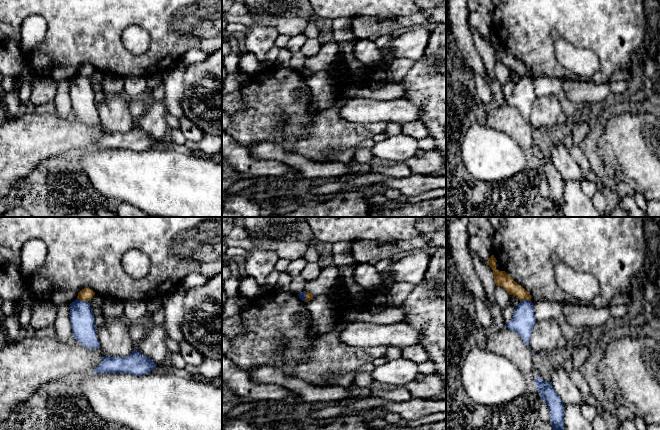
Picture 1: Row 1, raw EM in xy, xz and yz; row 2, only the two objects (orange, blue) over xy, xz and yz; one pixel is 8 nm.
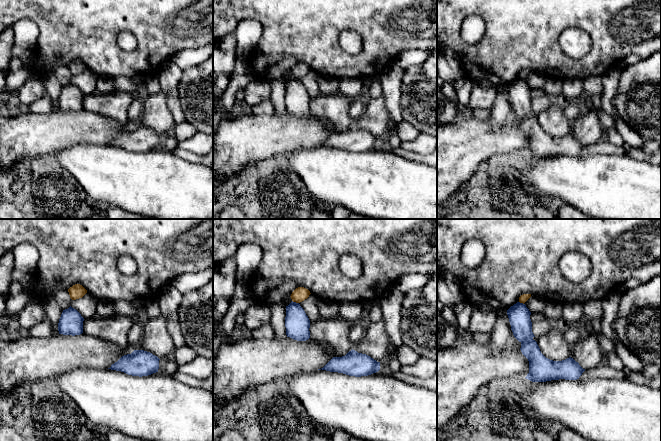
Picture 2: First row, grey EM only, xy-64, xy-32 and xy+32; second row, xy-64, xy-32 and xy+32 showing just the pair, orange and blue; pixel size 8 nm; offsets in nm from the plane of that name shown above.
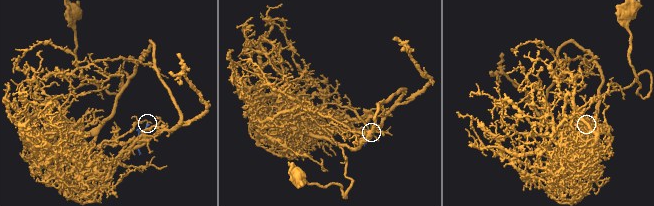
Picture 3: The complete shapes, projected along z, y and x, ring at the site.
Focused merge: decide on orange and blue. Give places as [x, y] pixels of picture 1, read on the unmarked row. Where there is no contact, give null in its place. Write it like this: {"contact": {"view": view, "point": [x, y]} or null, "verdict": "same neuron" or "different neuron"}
{"contact": {"view": "xy", "point": [82, 76]}, "verdict": "different neuron"}

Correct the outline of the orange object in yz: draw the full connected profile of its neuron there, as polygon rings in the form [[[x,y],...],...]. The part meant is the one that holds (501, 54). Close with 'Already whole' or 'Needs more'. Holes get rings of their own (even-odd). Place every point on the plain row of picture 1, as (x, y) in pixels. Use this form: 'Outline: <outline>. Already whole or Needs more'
Outline: [[[492,31],[487,40],[492,44],[494,50],[494,57],[496,62],[503,63],[509,71],[513,71],[520,77],[531,77],[531,71],[520,61],[518,61],[505,47],[496,45],[496,34]]]. Already whole

